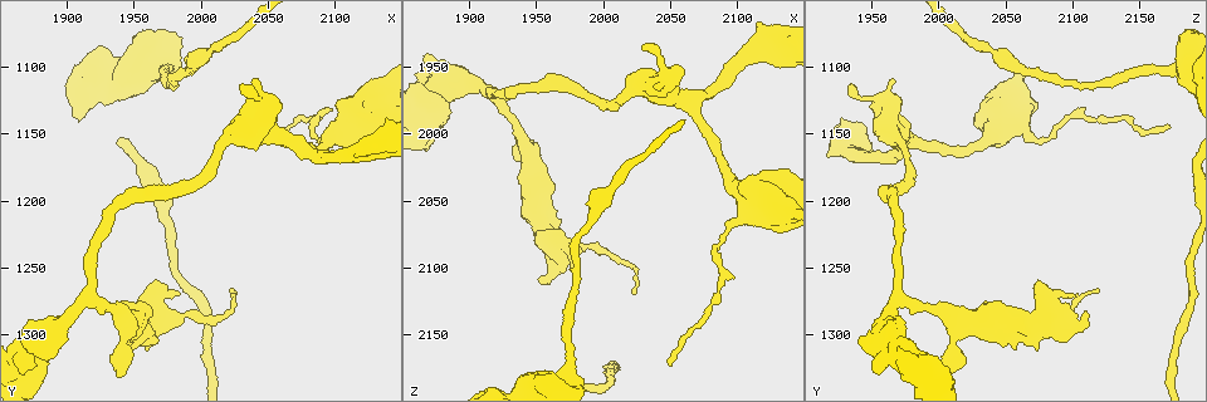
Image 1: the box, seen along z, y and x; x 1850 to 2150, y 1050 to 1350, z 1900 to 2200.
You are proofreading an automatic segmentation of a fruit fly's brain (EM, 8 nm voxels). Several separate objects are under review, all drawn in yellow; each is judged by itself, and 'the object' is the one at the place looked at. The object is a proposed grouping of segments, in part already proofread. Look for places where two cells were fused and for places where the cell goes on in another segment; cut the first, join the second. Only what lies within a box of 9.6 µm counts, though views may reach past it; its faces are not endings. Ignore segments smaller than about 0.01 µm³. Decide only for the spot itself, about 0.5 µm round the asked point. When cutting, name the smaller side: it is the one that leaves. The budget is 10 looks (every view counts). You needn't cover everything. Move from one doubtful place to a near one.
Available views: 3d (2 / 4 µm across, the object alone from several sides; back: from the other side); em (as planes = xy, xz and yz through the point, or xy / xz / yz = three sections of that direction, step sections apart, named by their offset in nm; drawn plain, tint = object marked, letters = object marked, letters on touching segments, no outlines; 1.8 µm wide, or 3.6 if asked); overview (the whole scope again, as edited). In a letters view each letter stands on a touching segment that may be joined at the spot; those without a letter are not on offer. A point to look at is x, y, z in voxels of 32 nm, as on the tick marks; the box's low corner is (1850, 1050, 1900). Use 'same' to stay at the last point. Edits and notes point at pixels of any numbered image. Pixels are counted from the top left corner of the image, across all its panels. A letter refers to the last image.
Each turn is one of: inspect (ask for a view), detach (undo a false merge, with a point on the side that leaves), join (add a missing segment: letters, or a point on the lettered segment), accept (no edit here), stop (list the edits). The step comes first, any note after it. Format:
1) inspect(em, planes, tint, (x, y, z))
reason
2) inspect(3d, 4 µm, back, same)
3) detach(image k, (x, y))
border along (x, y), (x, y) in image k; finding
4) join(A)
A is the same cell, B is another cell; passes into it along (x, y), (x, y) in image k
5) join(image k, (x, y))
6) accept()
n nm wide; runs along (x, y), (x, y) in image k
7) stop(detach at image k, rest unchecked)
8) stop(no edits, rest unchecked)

inspect(3d, 4 µm, (1874, 1306, 1952))
small branch off a trunk

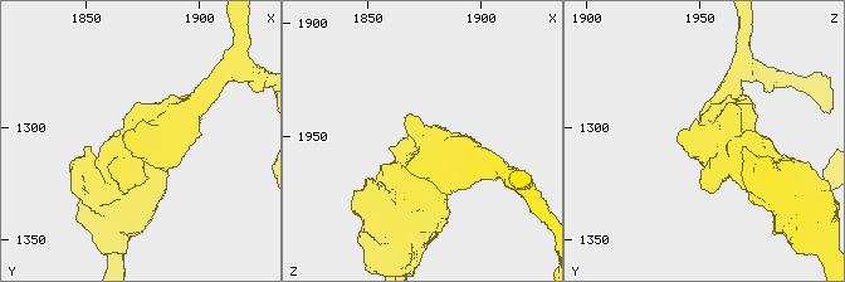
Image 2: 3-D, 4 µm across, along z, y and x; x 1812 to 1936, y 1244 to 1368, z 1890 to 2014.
inspect(em, 3.6 µm, xy, step 4, tint, (1875, 1306, 1951))

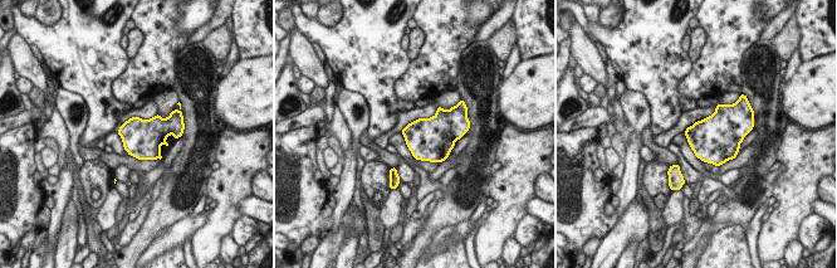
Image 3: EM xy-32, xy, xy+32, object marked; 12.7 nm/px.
inspect(em, 3.6 µm, planes, letters, same)
cut it another way

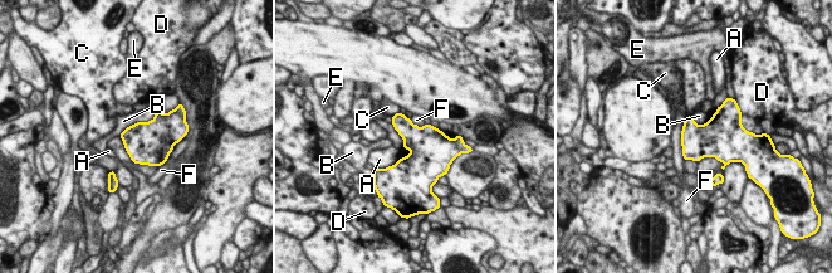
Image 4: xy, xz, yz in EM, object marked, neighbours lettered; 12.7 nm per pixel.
accept()
B touches over 600 nm; A, B, C, D, E and F are other cells; border along (156, 110), (118, 135) in image 4; one cell here

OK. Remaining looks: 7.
inspect(em, planes, plain, (1974, 1270, 2100))
an open end

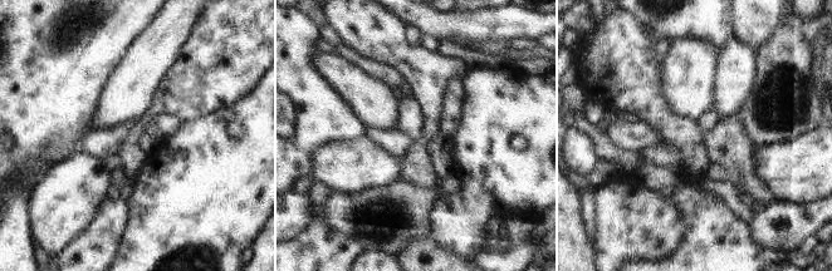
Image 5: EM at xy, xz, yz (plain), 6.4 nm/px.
inspect(em, planes, letters, same)

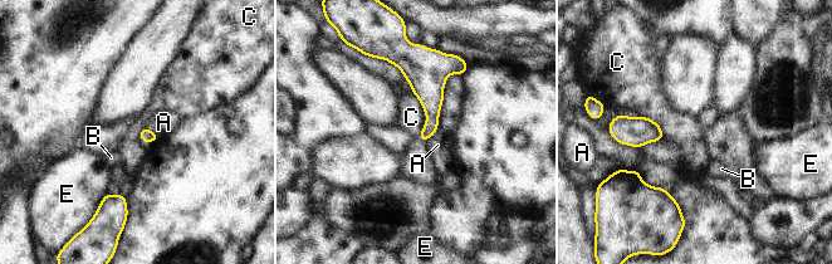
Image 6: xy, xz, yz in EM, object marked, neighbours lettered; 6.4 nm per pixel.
accept()
A, B, C and E are other cells; border along (411, 93), (425, 113), (420, 137) in image 6; no lettered segment goes on from it

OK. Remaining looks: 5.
inspect(3d, 4 µm, (2098, 1154, 2038))

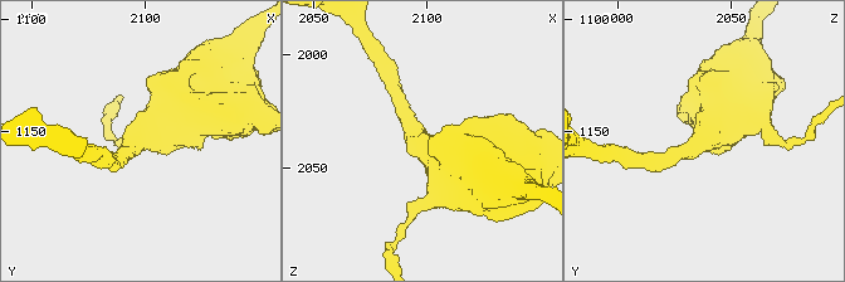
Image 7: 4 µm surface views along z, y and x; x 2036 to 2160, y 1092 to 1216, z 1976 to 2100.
inspect(em, 3.6 µm, xz, step 4, plain, (2096, 1153, 2039))
3 arms; arms of 220, 280, 800 nm

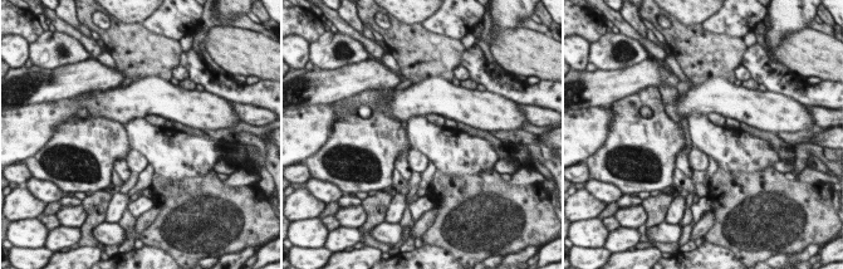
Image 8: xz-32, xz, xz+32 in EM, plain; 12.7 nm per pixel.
inspect(em, 3.6 µm, xz, step 4, letters, same)
what lies round it

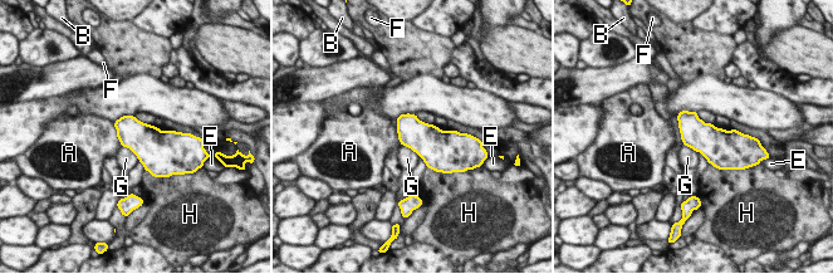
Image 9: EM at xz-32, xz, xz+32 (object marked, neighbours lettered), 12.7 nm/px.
accept()
380 nm wide; A, B, E, F, G and H are other cells; border along (113, 125), (117, 140), (122, 146) in image 9; all the same cell

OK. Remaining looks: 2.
inspect(em, planes, letters, (2028, 1116, 1938))
an open end

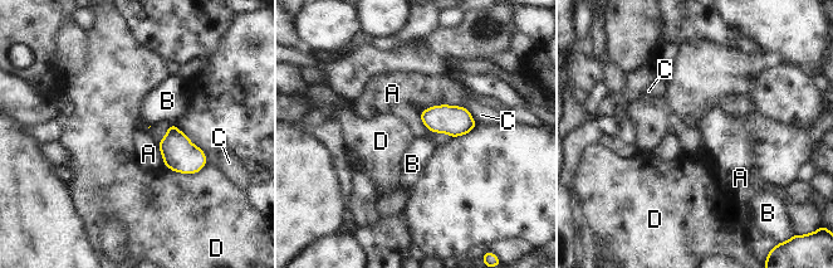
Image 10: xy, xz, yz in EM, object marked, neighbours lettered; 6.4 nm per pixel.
accept()
A touches over 260 nm; A, B, C and D are other cells; no lettered segment goes on from it

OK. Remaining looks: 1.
stop(no edits, rest unchecked)

